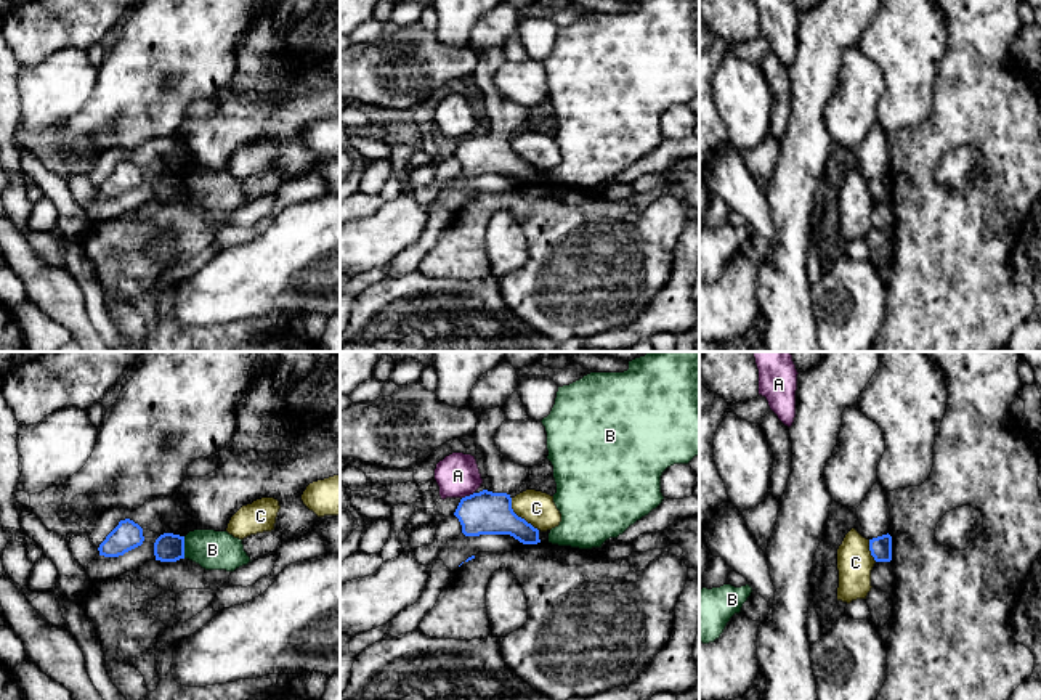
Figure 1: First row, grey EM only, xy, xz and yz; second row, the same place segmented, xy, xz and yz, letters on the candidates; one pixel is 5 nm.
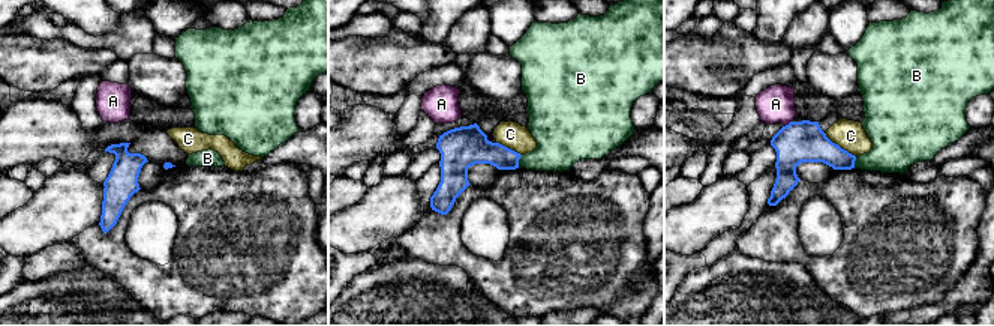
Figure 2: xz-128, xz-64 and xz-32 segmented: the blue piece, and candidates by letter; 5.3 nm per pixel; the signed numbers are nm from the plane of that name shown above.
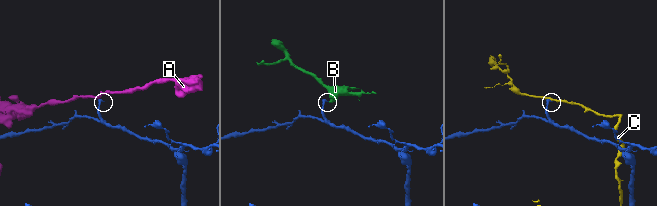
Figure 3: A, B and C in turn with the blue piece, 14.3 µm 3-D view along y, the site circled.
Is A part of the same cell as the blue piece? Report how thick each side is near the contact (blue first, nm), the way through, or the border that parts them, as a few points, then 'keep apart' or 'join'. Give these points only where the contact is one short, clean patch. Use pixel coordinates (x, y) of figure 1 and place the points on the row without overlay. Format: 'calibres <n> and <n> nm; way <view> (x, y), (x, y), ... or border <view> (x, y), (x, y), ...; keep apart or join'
calibres 220 and 220 nm; border xz (473, 132), (462, 138); keep apart

